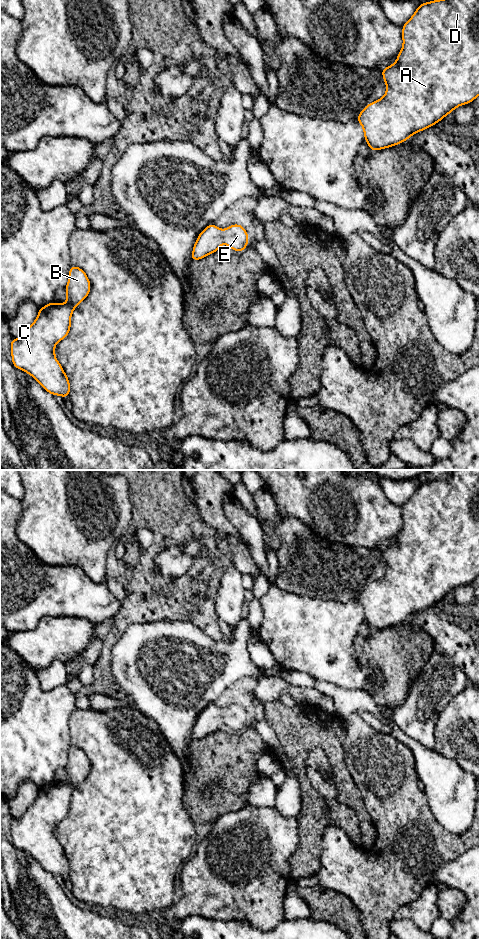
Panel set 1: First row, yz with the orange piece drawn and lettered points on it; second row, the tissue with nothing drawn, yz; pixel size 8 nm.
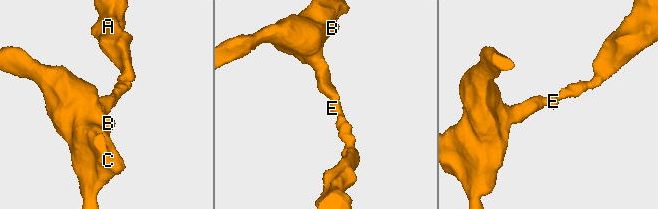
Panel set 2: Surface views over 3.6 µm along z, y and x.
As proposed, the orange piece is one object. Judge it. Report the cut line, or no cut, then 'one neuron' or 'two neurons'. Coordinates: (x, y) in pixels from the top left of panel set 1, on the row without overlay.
no cut | one neuron

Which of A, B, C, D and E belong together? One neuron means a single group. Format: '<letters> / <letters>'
A B C D E

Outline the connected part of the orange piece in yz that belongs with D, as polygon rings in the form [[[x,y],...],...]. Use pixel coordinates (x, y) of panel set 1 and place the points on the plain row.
[[[451,470],[451,476],[420,484],[413,496],[403,505],[403,526],[395,543],[382,549],[383,560],[387,570],[385,575],[368,584],[358,595],[357,601],[362,605],[365,620],[371,631],[392,627],[409,619],[413,614],[427,609],[441,601],[460,585],[468,584],[480,575],[480,470]]]

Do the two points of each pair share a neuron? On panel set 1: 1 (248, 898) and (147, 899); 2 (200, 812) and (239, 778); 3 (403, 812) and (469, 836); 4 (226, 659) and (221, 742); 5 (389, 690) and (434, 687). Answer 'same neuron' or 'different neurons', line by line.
1: different neurons
2: same neuron
3: same neuron
4: different neurons
5: different neurons

